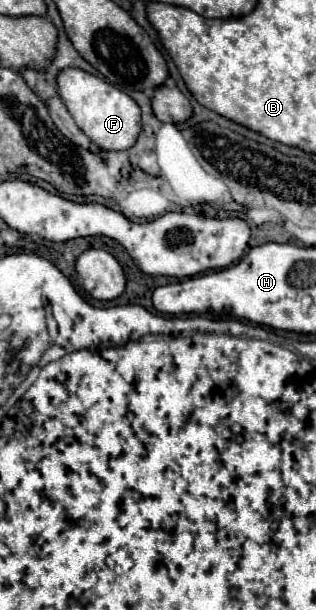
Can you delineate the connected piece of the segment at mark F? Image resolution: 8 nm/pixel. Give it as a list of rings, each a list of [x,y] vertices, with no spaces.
[[[64,69],[58,75],[58,95],[76,125],[84,131],[84,135],[88,135],[88,139],[92,139],[92,143],[96,143],[96,147],[104,151],[126,151],[134,147],[142,131],[142,111],[130,95],[116,89],[106,79],[82,69]]]

